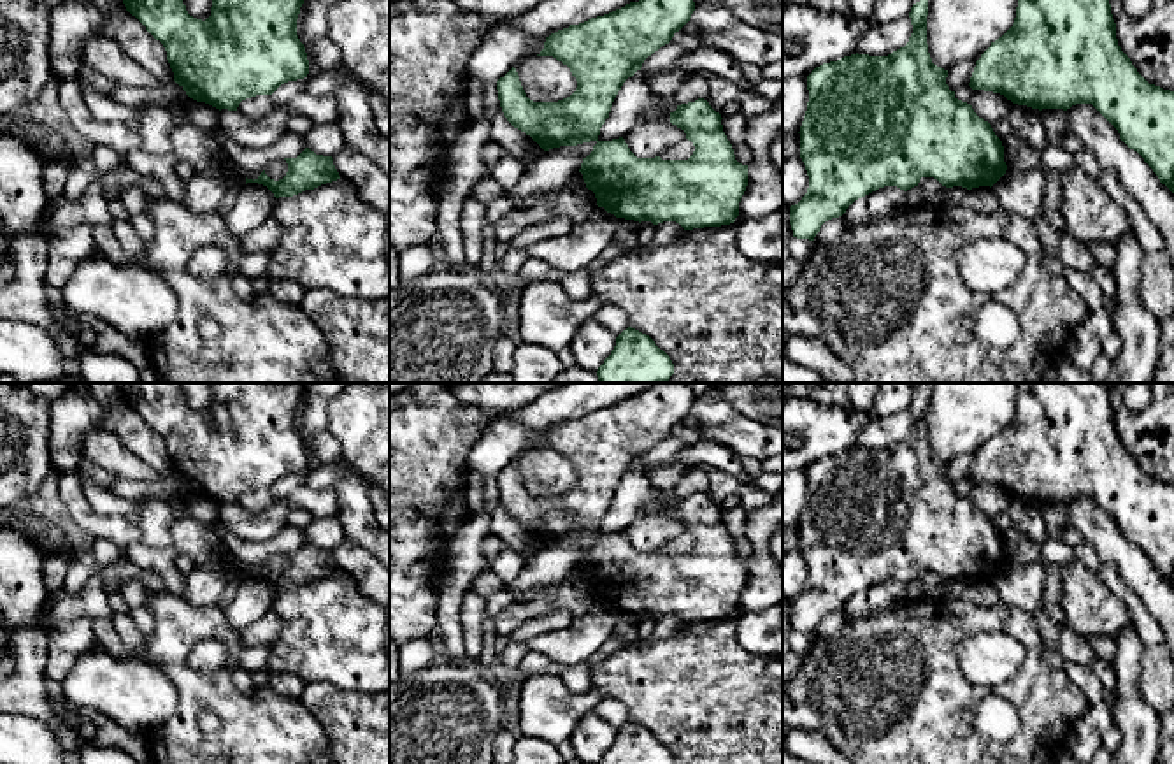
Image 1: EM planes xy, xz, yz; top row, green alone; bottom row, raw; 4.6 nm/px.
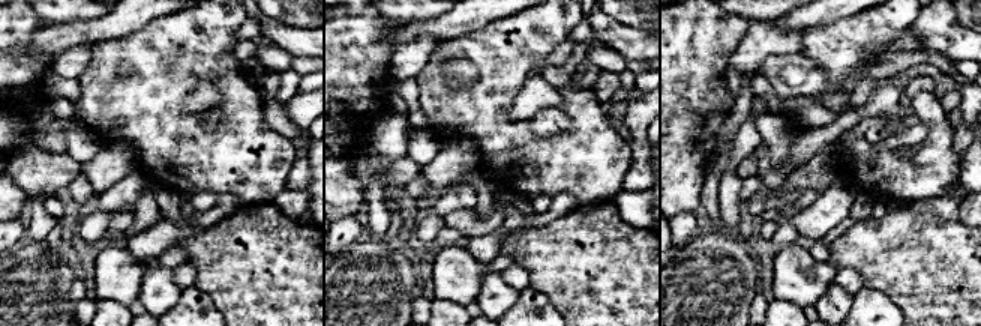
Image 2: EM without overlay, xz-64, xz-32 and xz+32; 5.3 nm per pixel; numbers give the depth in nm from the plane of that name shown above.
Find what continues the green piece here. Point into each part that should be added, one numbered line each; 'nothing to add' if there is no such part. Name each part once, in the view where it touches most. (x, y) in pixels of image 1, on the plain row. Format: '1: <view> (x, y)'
nothing to add

